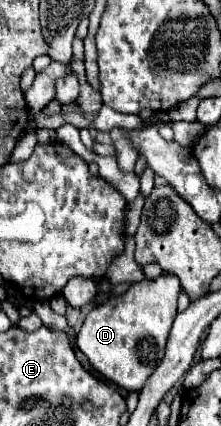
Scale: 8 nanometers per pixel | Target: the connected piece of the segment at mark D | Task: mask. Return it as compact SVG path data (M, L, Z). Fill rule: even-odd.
M164 273L158 279L142 279L124 295L110 297L92 309L78 333L78 349L90 359L92 367L126 391L140 391L164 357L166 339L176 317L180 283L176 275Z

